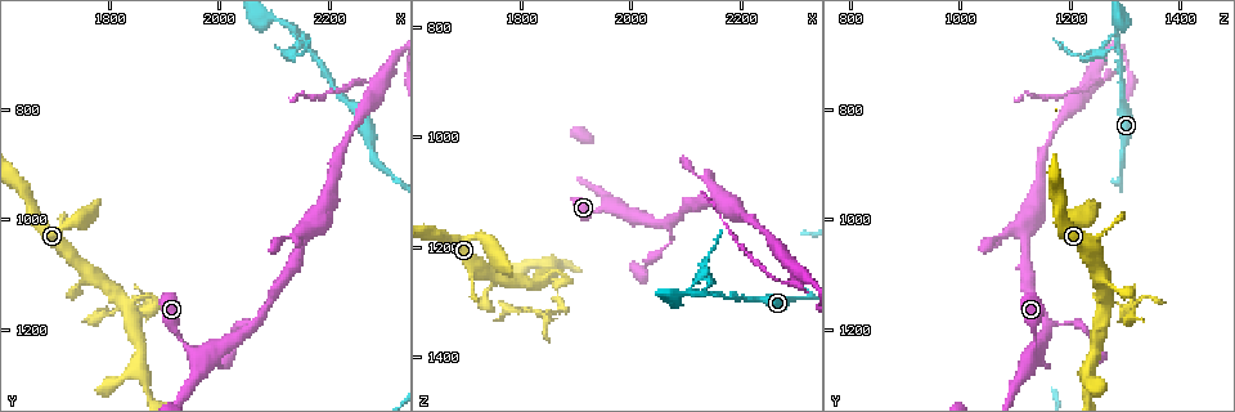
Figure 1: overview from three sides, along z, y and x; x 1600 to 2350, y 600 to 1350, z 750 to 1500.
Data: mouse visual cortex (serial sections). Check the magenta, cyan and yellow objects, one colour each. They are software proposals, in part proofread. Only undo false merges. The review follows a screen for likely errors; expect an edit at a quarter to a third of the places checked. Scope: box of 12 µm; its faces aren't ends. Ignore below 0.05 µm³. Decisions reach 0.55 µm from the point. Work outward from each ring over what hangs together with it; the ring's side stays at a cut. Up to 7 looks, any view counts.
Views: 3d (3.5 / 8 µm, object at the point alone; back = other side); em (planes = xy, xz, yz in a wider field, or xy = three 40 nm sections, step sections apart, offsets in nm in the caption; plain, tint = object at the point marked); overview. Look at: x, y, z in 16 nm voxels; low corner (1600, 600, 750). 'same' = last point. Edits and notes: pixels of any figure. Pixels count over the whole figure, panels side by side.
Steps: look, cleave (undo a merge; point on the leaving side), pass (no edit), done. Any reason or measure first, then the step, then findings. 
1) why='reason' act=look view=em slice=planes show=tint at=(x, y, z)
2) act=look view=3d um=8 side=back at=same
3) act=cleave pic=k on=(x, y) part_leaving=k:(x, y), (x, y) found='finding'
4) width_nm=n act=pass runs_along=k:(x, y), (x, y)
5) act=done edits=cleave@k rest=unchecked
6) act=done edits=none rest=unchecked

why='three-way junction' act=look view=3d um=3.5 at=(2145, 655, 1290)

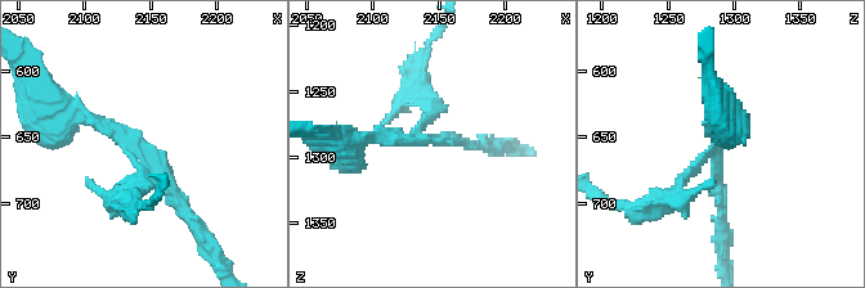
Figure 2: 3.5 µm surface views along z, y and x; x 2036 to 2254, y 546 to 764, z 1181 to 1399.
arms=3 arm_widths_nm=150,150,200 why='shape alone is not enough' act=look view=em slice=xy step=5 show=tint at=(2138, 658, 1288)

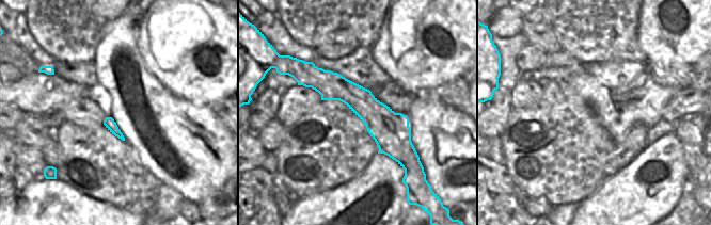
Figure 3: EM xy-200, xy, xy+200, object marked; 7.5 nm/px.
width_nm=260 act=cleave pic=2 on=(424, 98) part_leaving=2:(420, 133), (431, 40) found='two cells meet here'

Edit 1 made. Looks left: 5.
act=look view=3d um=3.5 at=(2065, 1190, 1165)

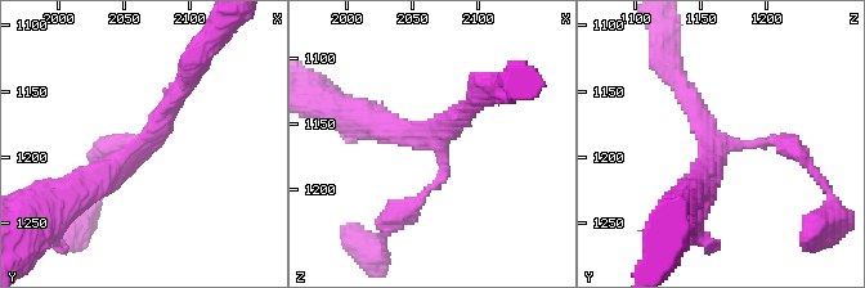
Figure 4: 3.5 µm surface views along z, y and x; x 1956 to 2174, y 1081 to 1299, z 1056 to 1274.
arms=3 arm_widths_nm=150,250,400 act=look view=em slice=xy step=1 show=tint at=(2068, 1188, 1156)

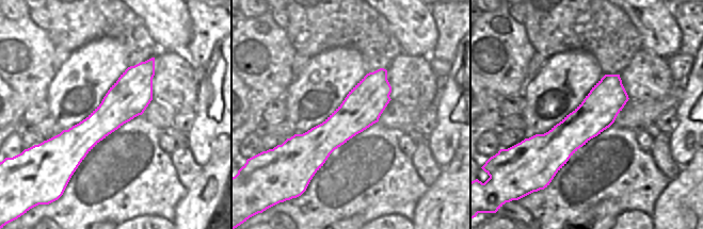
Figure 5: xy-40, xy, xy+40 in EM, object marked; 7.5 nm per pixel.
act=pass runs_along=4:(79, 194), (149, 139), (189, 76) found='all the same cell'

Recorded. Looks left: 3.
why='see it whole again' act=look view=overview

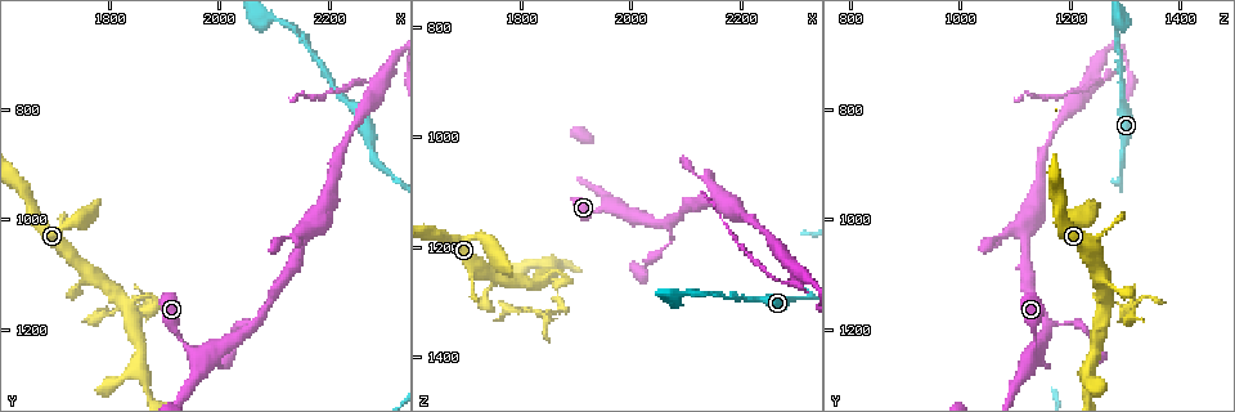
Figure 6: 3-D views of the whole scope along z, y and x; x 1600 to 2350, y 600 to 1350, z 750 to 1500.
why='small branch off a trunk' act=look view=3d um=3.5 side=back at=(2300, 745, 1245)

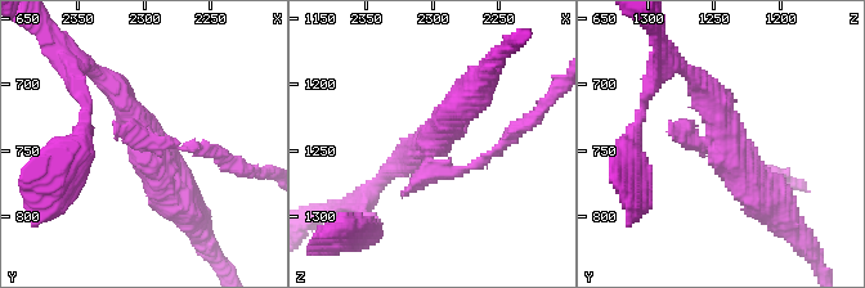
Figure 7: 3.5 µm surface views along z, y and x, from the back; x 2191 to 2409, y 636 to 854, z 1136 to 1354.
act=cleave pic=7 on=(476, 163) part_leaving=7:(427, 162), (467, 171), (530, 118) found='a second cell is stuck on'

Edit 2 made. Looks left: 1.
act=done edits=cleave@2,cleave@7 rest=unchecked

